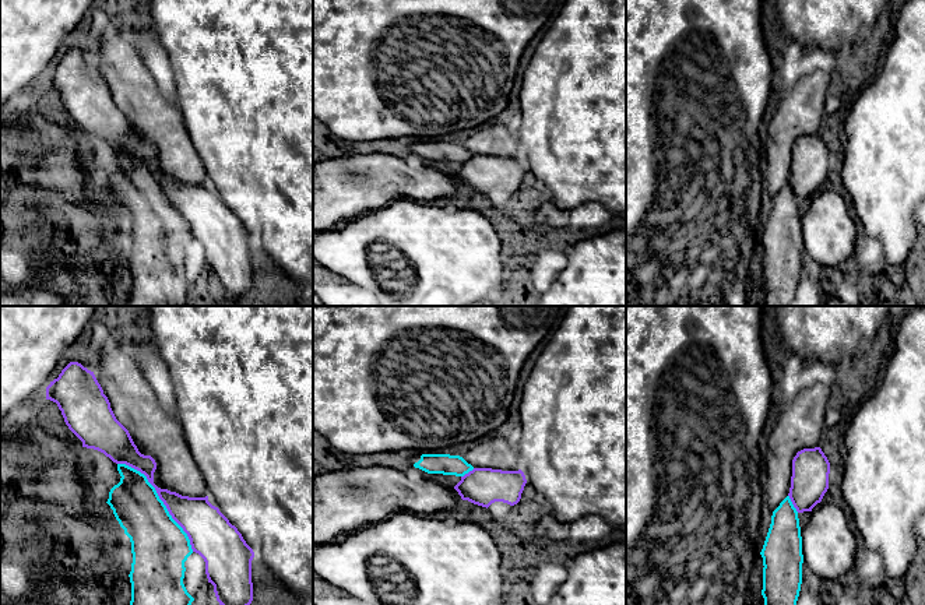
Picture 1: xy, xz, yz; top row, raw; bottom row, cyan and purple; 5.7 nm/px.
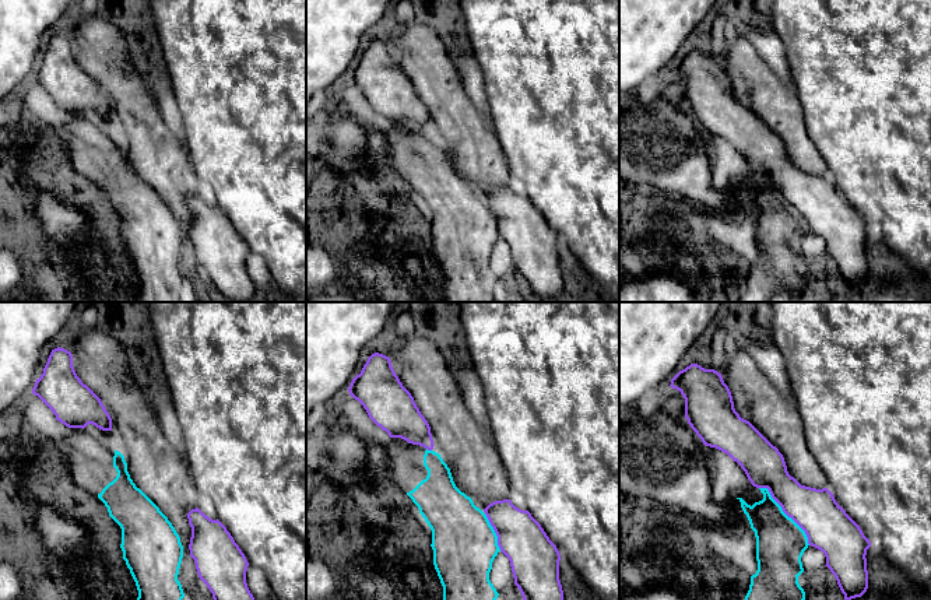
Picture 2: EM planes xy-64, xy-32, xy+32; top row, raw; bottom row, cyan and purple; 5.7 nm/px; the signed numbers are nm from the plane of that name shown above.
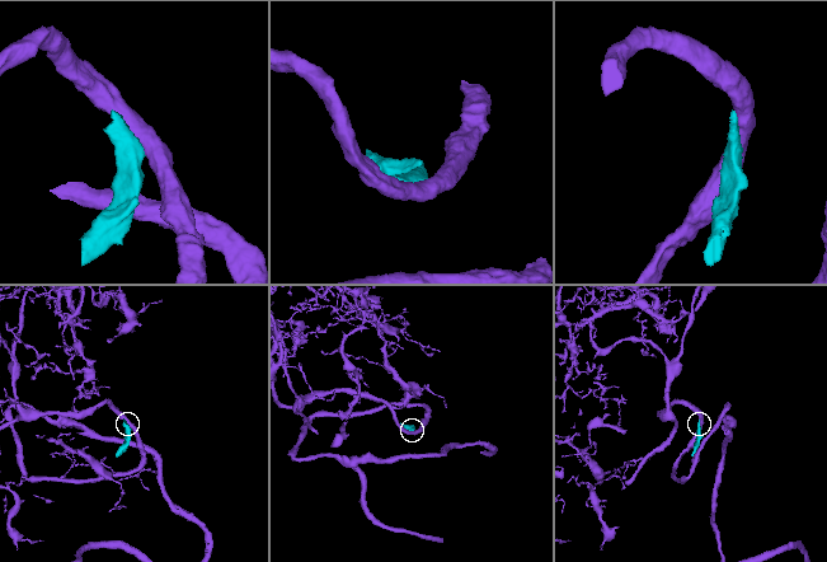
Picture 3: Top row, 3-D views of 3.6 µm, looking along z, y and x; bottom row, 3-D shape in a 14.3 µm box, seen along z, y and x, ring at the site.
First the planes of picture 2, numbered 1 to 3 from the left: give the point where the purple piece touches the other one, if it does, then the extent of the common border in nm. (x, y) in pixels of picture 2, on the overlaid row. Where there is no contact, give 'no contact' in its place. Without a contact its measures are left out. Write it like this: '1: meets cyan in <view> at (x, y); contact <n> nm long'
1: no contact
2: meets cyan in xy-32 at (494, 532); contact 240 nm long
3: meets cyan in xy+32 at (784, 513); contact 440 nm long

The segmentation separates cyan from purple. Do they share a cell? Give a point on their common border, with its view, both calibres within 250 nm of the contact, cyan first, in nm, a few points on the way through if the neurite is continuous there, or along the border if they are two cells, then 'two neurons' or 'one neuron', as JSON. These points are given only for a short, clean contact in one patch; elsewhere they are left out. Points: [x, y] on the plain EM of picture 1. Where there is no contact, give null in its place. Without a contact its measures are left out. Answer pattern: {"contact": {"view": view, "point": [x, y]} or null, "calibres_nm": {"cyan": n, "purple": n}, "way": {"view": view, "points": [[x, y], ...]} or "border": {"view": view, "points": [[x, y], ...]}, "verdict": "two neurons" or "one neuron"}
{"contact": {"view": "xy", "point": [161, 187]}, "calibres_nm": {"cyan": 320, "purple": 220}, "verdict": "two neurons"}

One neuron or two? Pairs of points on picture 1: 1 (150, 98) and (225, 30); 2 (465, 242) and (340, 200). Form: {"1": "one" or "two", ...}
{"1": "two", "2": "two"}

